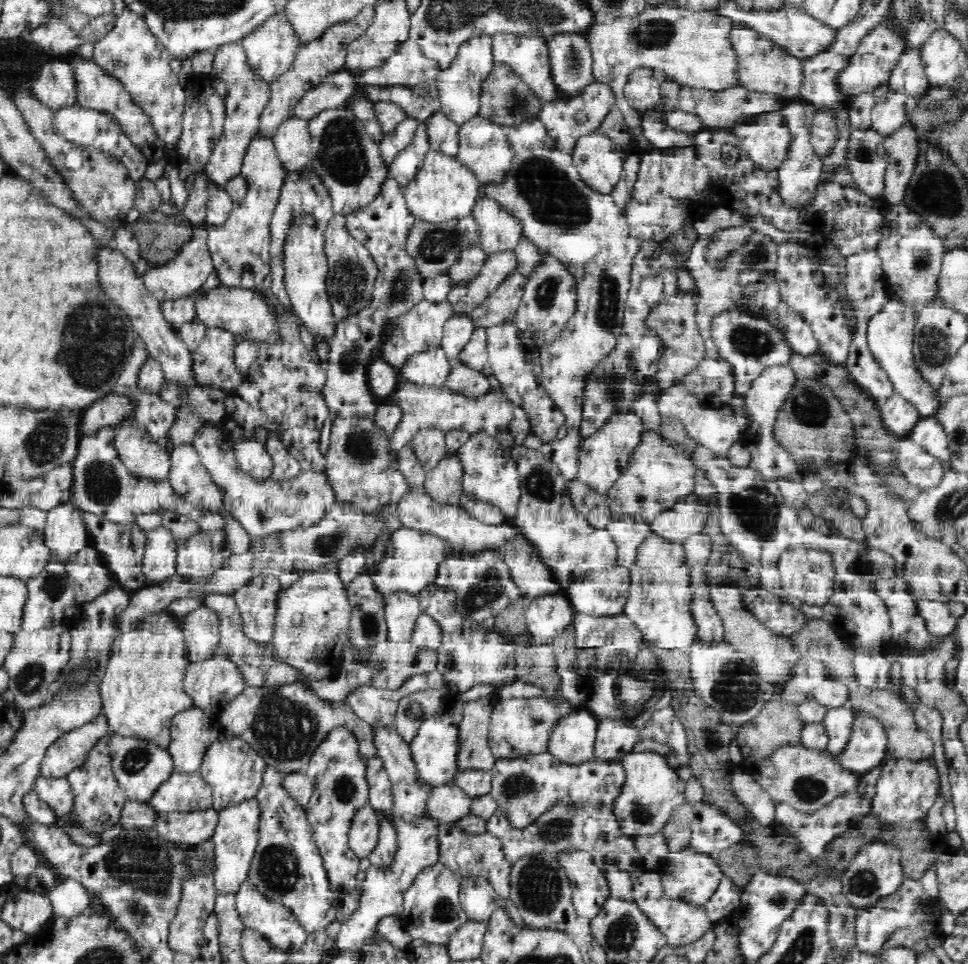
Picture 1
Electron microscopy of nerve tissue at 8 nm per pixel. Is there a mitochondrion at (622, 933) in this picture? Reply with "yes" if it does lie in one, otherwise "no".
yes

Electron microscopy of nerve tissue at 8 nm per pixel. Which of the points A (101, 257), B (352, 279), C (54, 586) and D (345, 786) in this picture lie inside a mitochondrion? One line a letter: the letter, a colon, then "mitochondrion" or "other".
A: other
B: mitochondrion
C: mitochondrion
D: mitochondrion

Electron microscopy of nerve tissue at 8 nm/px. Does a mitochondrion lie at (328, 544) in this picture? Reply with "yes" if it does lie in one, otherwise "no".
yes

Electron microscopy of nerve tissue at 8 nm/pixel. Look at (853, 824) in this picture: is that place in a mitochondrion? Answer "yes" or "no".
no

